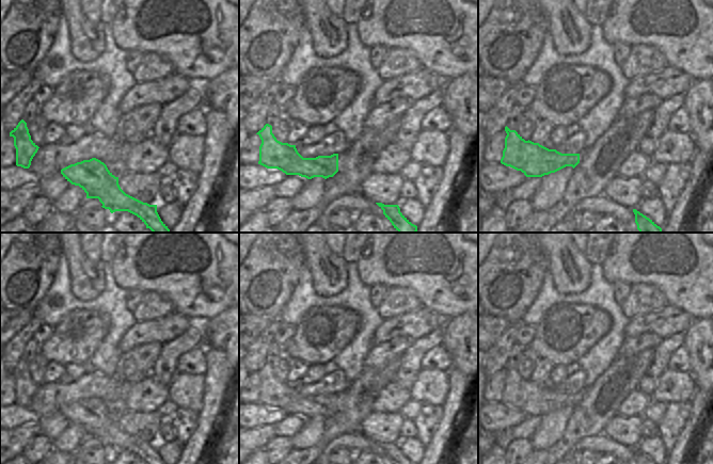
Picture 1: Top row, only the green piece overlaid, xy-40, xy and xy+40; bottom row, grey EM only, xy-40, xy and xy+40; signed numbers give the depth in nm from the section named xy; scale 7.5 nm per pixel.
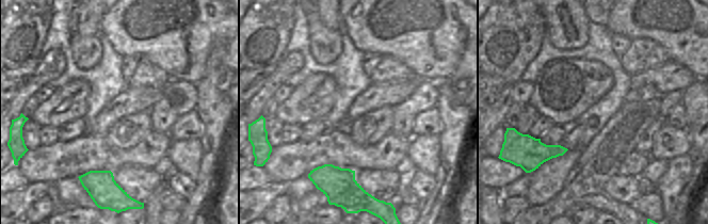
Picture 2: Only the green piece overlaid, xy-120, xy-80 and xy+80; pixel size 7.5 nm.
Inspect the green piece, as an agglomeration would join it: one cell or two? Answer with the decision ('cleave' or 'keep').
keep

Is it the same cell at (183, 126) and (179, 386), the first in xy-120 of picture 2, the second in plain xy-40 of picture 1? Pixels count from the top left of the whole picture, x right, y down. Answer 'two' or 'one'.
two

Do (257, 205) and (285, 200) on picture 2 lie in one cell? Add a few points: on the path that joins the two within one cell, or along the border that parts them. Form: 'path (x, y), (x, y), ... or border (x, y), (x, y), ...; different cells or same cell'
border (286, 193), (279, 194), (262, 212); different cells

